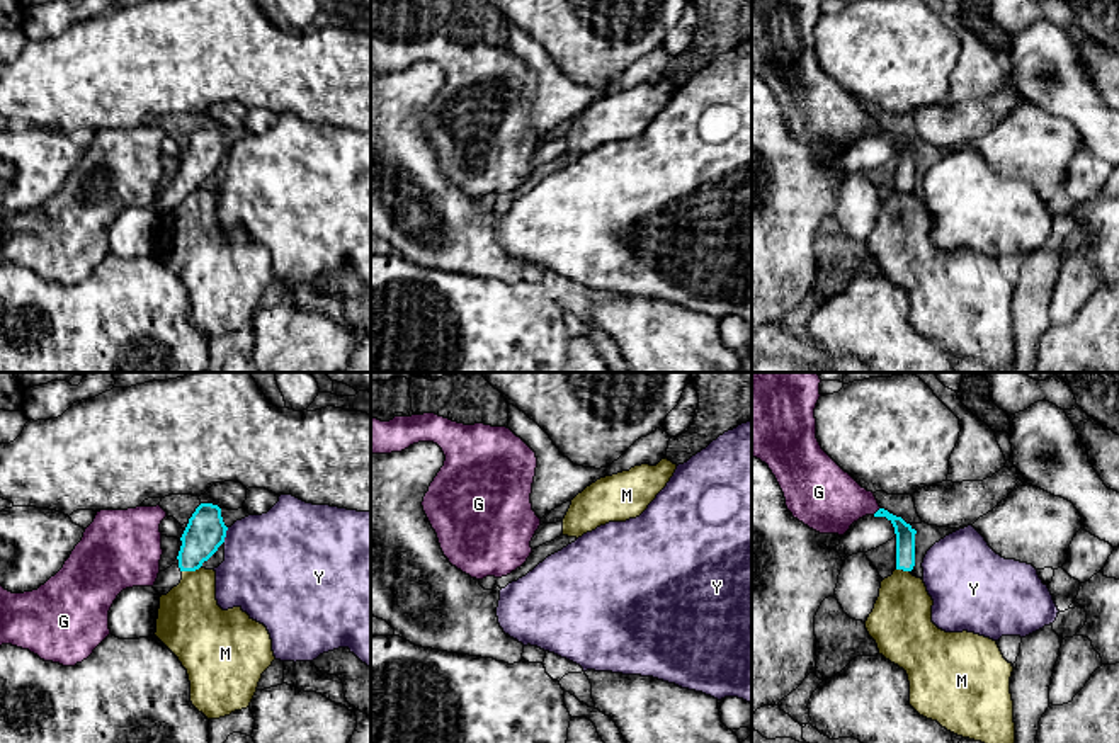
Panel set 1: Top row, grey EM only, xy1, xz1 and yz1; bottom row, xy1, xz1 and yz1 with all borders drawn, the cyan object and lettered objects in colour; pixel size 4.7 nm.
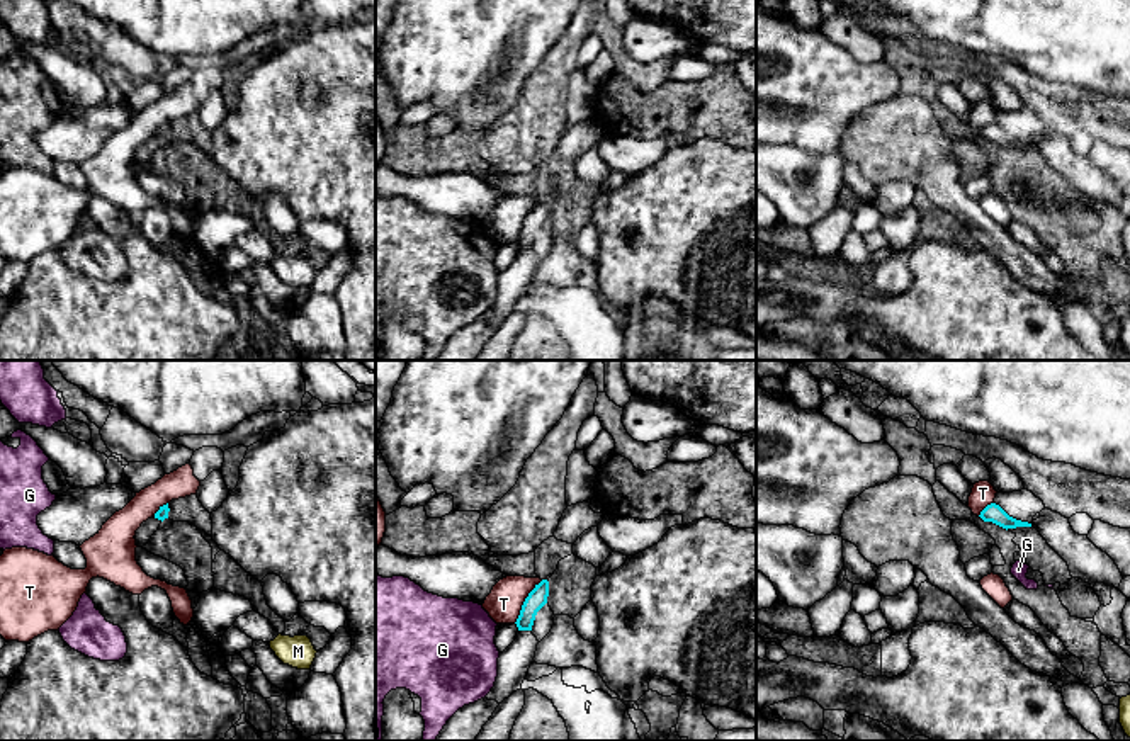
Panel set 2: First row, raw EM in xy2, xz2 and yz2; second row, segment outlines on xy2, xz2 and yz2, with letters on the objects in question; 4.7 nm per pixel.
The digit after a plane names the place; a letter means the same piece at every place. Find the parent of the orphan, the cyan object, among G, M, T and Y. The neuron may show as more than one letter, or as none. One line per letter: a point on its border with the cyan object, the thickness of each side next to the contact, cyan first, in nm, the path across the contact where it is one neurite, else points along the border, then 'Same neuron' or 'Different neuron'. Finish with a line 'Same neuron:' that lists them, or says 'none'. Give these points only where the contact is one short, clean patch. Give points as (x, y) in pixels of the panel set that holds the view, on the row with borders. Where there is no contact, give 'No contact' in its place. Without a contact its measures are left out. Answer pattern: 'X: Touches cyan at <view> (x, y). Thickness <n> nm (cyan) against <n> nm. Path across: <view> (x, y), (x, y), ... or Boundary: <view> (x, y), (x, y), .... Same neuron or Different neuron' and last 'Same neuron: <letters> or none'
G: Touches cyan at yz1 (878, 510). Thickness 100 nm (cyan) against 320 nm. Different neuron
M: Touches cyan at xy1 (191, 570). Thickness 190 nm (cyan) against 320 nm. Boundary: xy1 (199, 567), (182, 572). Different neuron
T: Touches cyan at xz2 (524, 602). Thickness 90 nm (cyan) against 170 nm. Boundary: xz2 (542, 580), (529, 593), (514, 622). Different neuron
Y: Touches cyan at xy1 (225, 534). Thickness 190 nm (cyan) against 440 nm. Boundary: xy1 (228, 527), (223, 541). Different neuron
Same neuron: none

